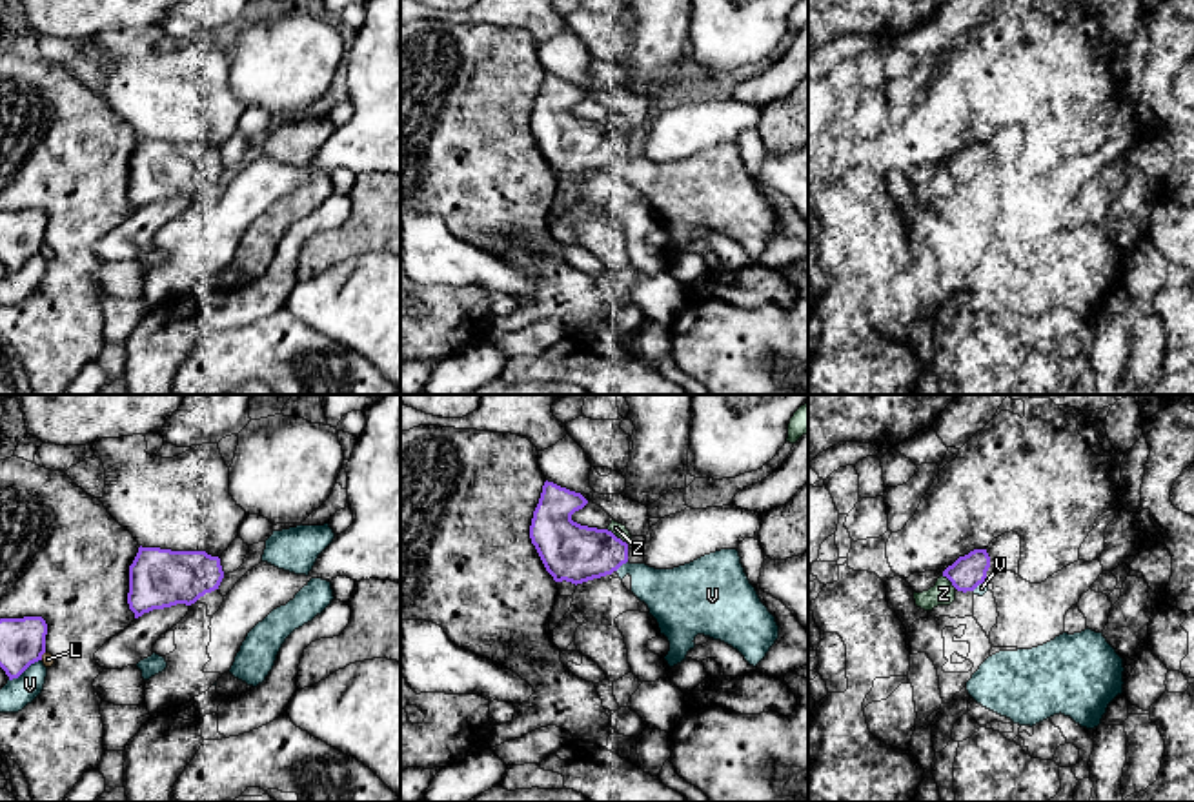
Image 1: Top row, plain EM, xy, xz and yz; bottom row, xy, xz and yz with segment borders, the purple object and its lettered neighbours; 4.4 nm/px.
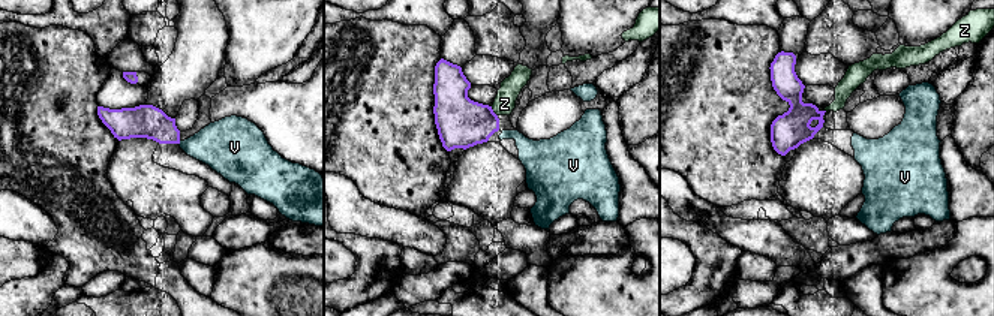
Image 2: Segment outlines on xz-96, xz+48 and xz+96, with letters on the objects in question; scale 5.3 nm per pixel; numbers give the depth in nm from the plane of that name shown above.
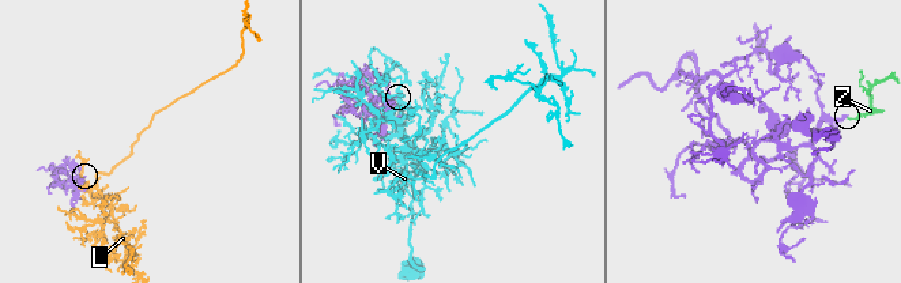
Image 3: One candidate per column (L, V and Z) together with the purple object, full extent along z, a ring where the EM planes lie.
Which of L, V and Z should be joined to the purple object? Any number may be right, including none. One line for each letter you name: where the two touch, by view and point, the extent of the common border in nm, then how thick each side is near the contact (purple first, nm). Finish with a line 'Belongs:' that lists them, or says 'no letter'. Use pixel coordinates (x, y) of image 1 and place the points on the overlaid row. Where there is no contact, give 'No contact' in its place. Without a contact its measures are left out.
Belongs: no letter

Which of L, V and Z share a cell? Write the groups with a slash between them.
L / V / Z

